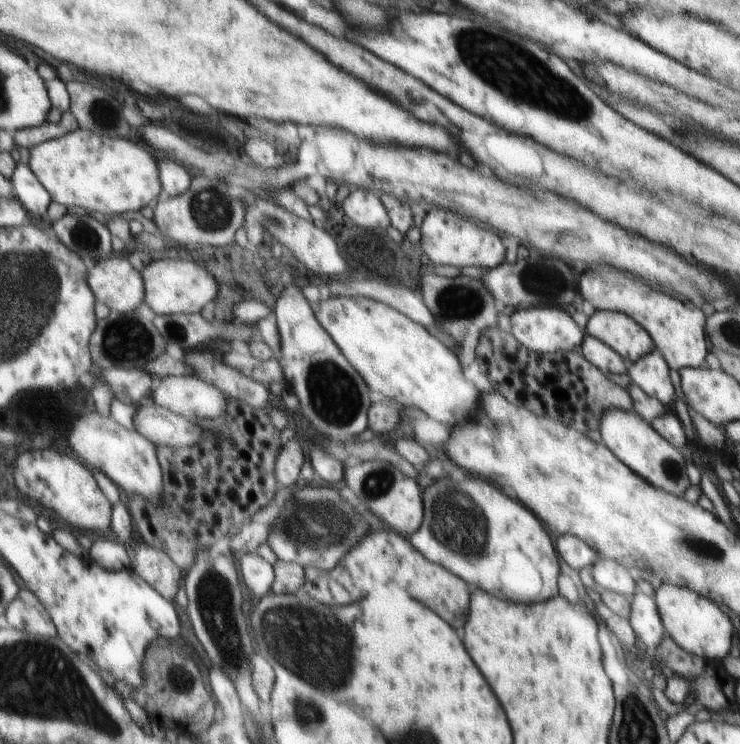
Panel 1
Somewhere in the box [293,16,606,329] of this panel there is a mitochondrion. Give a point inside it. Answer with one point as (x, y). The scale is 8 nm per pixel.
(522, 78)

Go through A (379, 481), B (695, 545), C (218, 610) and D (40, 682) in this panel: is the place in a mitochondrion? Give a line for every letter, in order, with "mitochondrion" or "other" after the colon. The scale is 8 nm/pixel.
A: mitochondrion
B: mitochondrion
C: mitochondrion
D: mitochondrion

